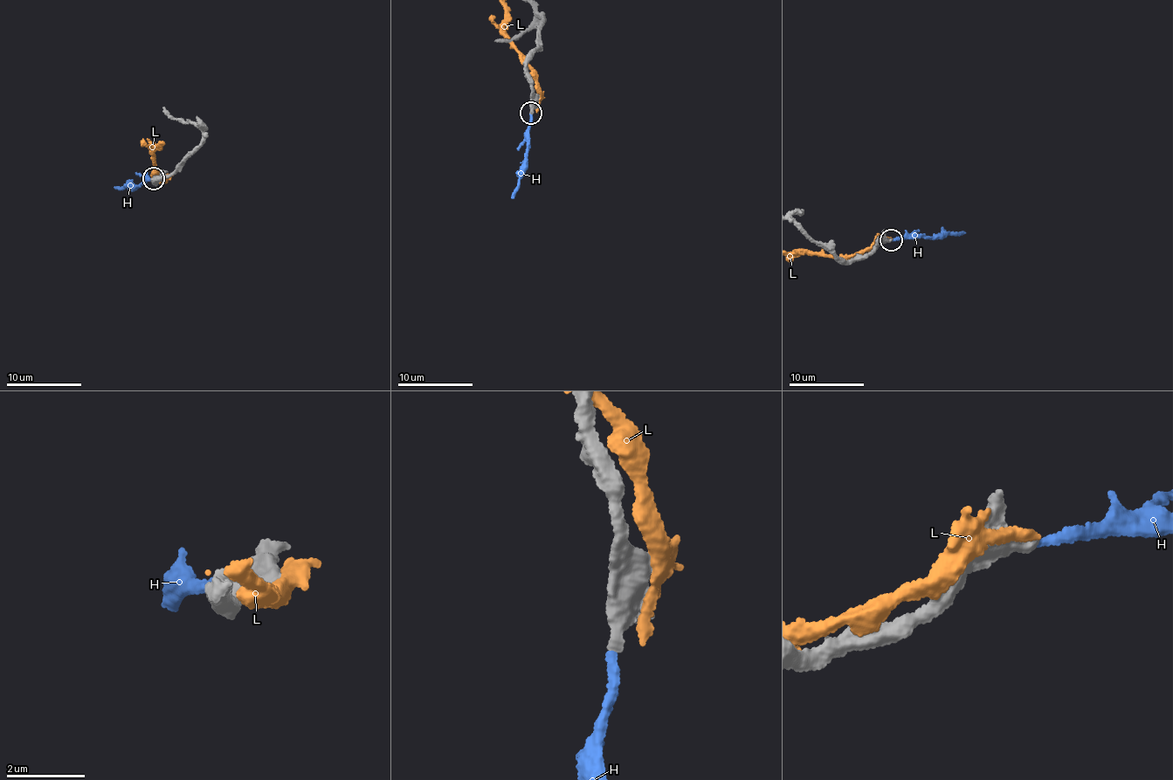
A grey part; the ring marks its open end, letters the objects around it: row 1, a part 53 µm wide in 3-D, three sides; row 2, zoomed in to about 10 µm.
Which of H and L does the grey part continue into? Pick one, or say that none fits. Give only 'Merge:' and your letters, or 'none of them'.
Merge: H

